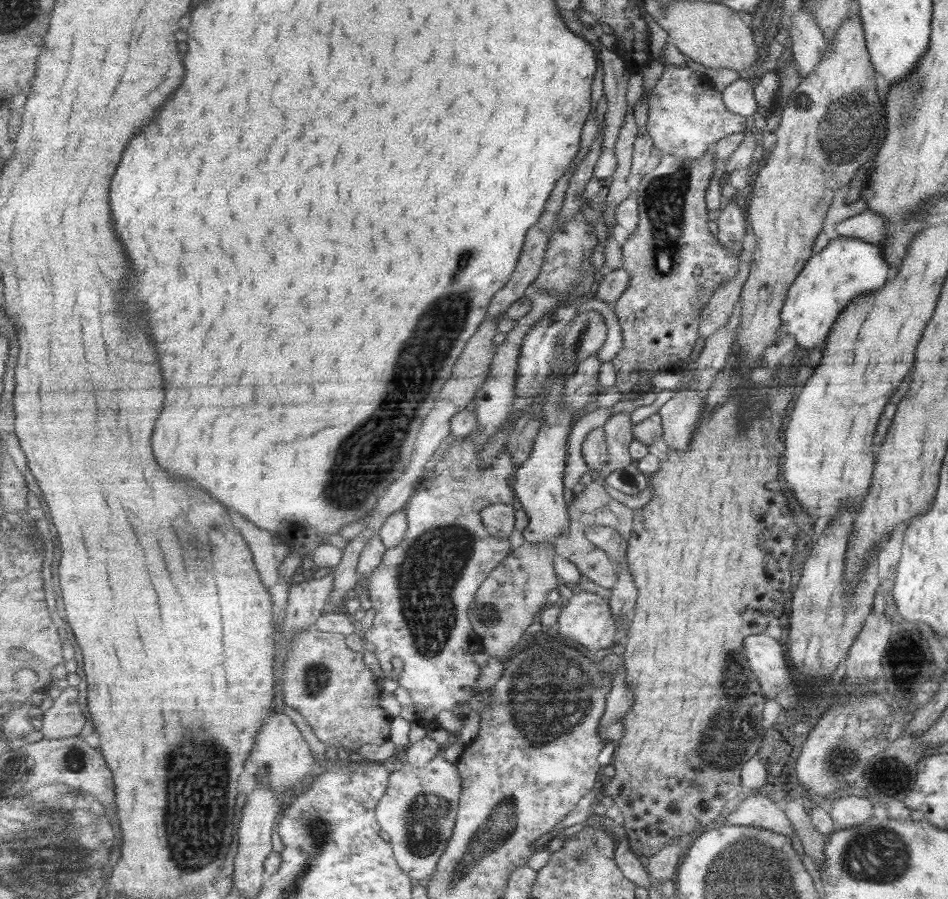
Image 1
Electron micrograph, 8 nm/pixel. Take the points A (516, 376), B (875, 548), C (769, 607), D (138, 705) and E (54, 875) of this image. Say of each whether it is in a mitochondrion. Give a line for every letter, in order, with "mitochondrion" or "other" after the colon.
A: other
B: other
C: other
D: other
E: mitochondrion

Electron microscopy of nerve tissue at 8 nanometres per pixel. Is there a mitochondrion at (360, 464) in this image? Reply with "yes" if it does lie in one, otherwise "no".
yes

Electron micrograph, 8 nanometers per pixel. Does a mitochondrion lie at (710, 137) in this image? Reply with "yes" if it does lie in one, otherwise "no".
no

